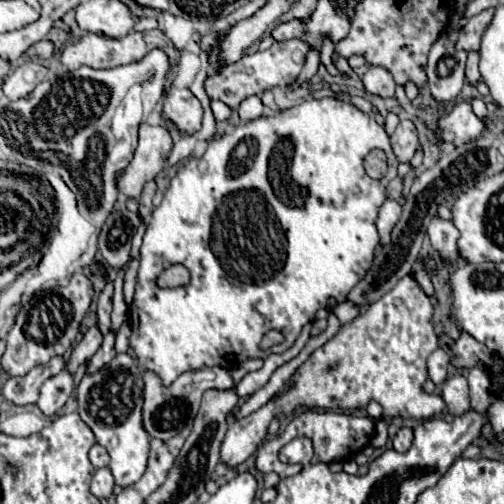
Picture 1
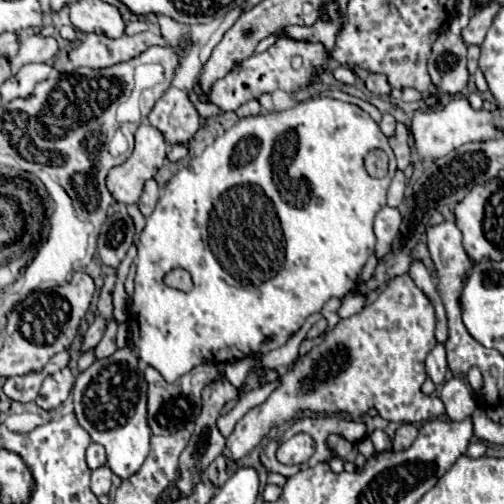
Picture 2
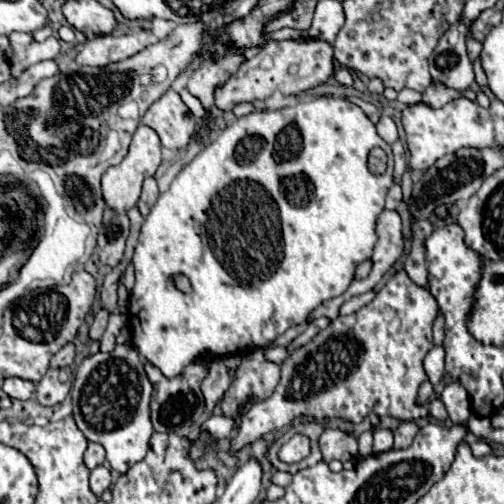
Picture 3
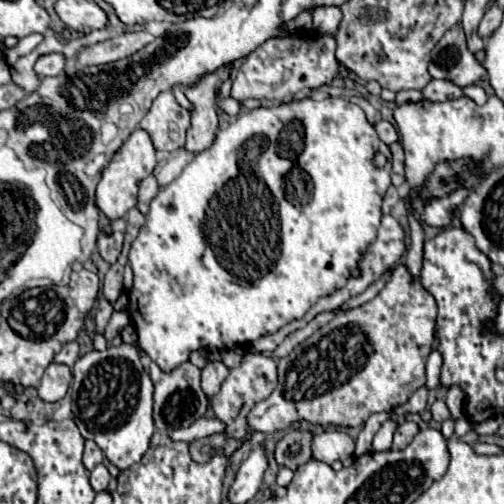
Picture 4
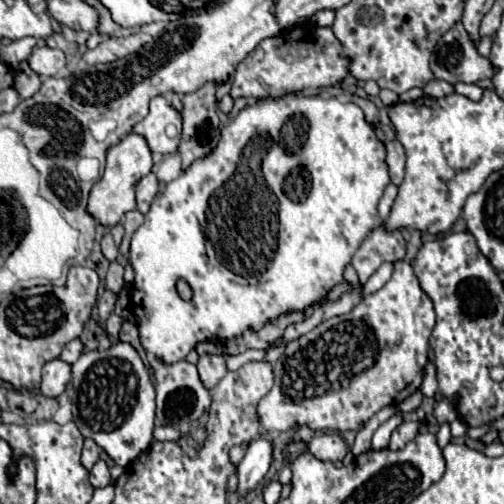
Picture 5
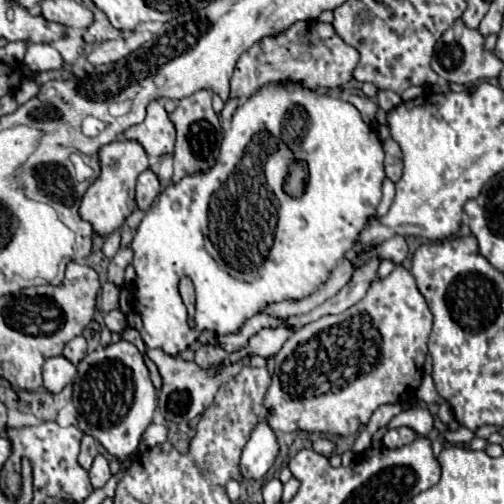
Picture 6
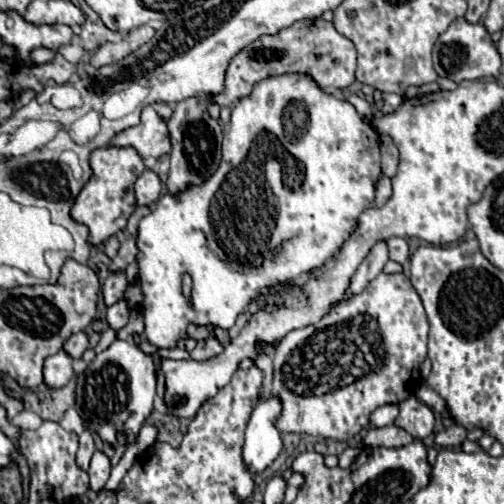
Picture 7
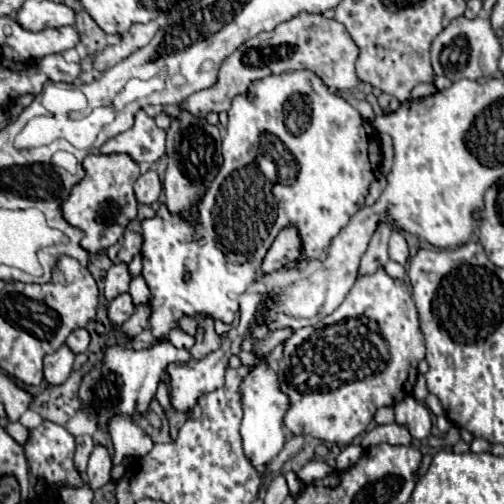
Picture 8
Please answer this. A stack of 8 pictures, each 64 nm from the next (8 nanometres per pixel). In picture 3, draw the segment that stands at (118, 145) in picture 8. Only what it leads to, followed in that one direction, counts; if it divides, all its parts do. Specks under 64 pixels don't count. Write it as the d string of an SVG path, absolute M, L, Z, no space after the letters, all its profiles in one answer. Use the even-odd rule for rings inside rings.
M174 90L160 96L148 108L142 122L158 132L162 146L172 150L186 148L196 132L196 118Z

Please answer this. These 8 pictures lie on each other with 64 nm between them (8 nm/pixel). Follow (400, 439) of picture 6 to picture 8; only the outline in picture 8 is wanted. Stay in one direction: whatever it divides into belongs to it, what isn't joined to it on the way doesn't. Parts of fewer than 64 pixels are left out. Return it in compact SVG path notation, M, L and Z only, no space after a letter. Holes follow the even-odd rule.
M384 424L366 432L366 436L362 438L362 448L378 446L378 444L410 444L410 442L412 442L412 436L404 426Z

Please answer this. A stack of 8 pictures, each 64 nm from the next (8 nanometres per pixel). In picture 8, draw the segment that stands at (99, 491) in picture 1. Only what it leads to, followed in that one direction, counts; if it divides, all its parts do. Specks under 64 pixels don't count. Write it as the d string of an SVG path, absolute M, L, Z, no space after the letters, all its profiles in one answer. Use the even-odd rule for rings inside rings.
M96 446L90 460L88 460L88 470L86 478L92 490L102 488L104 484L110 482L110 470L112 470L112 458L104 446Z

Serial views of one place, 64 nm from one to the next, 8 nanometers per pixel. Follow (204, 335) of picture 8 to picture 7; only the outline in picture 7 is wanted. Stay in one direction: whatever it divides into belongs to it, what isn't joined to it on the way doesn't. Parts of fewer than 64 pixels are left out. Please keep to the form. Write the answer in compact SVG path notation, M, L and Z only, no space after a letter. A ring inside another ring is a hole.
M210 338L210 340L204 340L204 342L198 342L196 348L190 352L190 356L198 362L204 362L208 358L214 358L218 354L222 354L222 344L216 340L216 338Z

